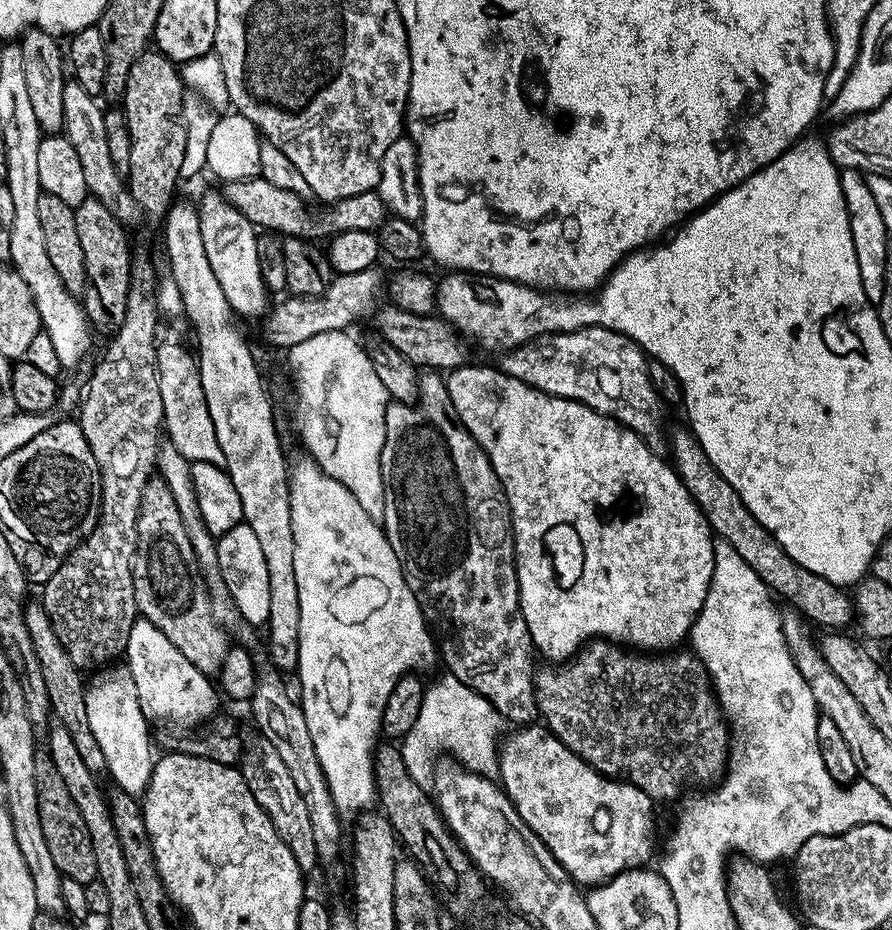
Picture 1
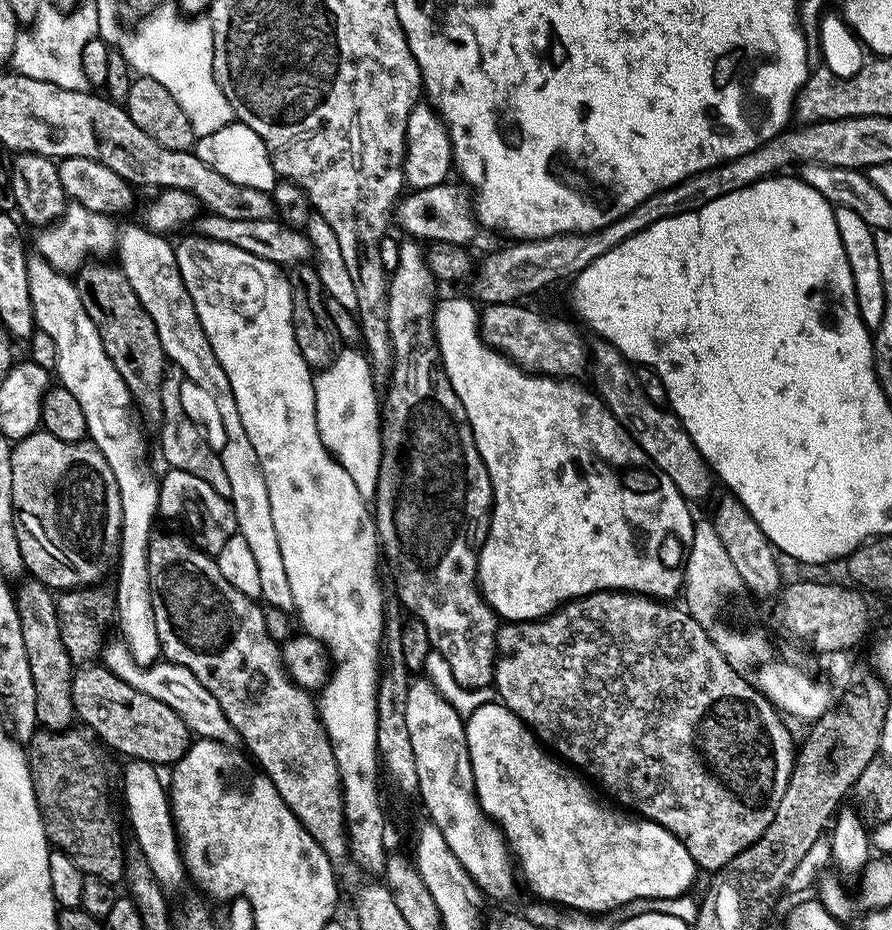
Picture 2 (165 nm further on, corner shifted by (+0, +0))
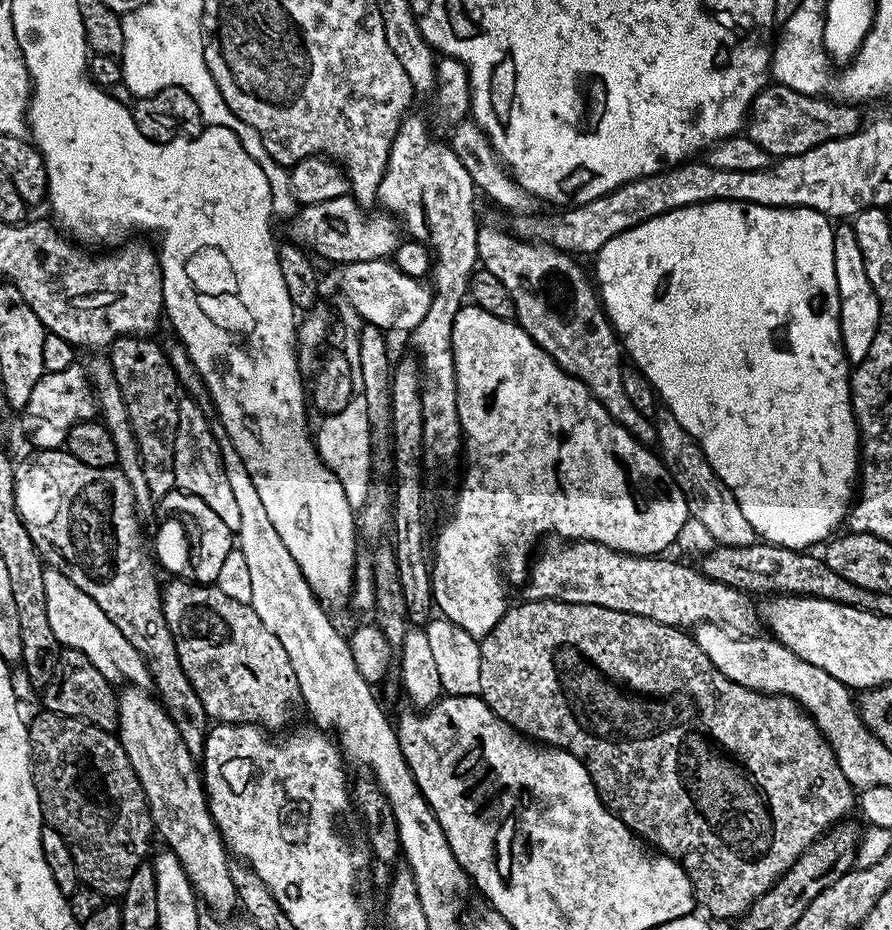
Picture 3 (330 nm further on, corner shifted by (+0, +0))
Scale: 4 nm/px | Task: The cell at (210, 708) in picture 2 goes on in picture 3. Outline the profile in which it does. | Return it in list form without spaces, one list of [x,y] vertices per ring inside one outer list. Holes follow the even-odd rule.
[[[45,567],[43,585],[46,586],[46,611],[50,620],[50,627],[54,632],[59,645],[65,649],[81,651],[102,672],[108,681],[115,681],[116,672],[122,679],[128,680],[129,685],[143,685],[149,675],[148,665],[145,664],[142,654],[126,642],[126,634],[102,614],[102,606],[90,598],[90,594],[82,594],[66,574],[57,568]]]

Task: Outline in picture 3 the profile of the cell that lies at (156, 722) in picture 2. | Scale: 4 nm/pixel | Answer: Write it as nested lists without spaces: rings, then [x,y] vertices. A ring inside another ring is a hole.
[[[61,649],[54,675],[43,687],[41,703],[45,711],[62,714],[66,717],[88,721],[100,729],[113,731],[117,721],[117,693],[113,683],[108,681],[100,670],[81,651]]]

